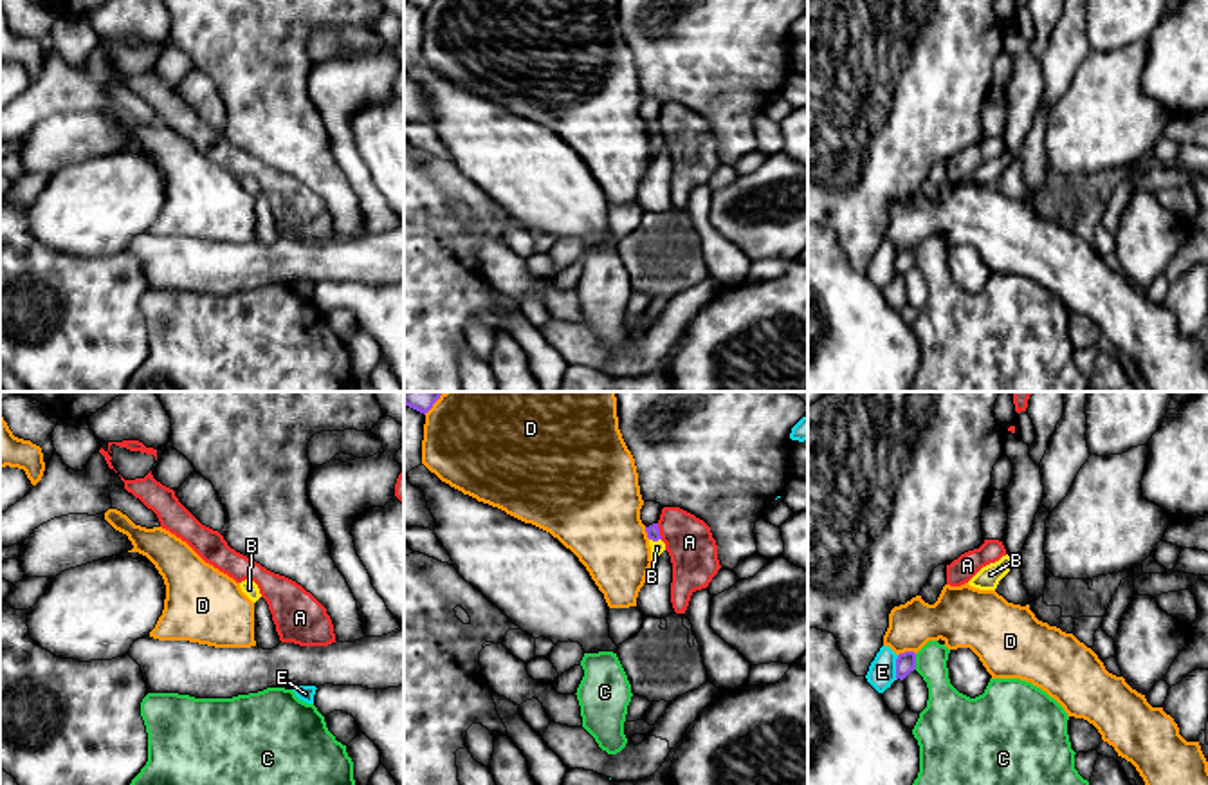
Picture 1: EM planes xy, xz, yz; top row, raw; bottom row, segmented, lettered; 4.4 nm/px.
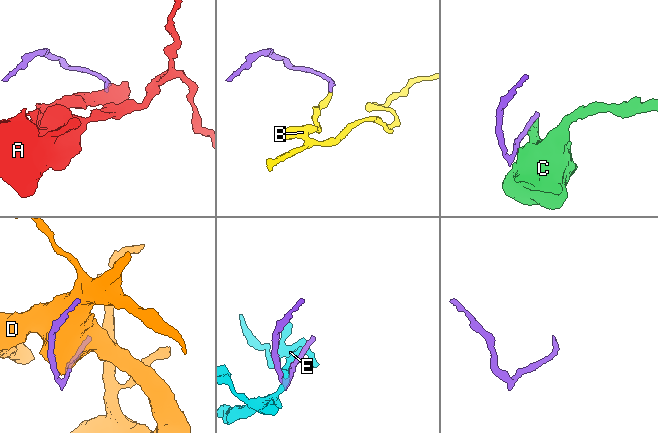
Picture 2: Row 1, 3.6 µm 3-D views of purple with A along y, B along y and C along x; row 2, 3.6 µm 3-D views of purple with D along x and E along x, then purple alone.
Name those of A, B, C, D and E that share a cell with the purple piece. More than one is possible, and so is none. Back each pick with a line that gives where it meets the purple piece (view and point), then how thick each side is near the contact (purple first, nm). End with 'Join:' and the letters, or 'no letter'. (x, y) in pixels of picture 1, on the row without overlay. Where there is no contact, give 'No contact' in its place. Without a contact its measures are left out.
B: Touches purple at xz (655, 136). Thickness 60 nm (purple) against 60 nm
Join: B

